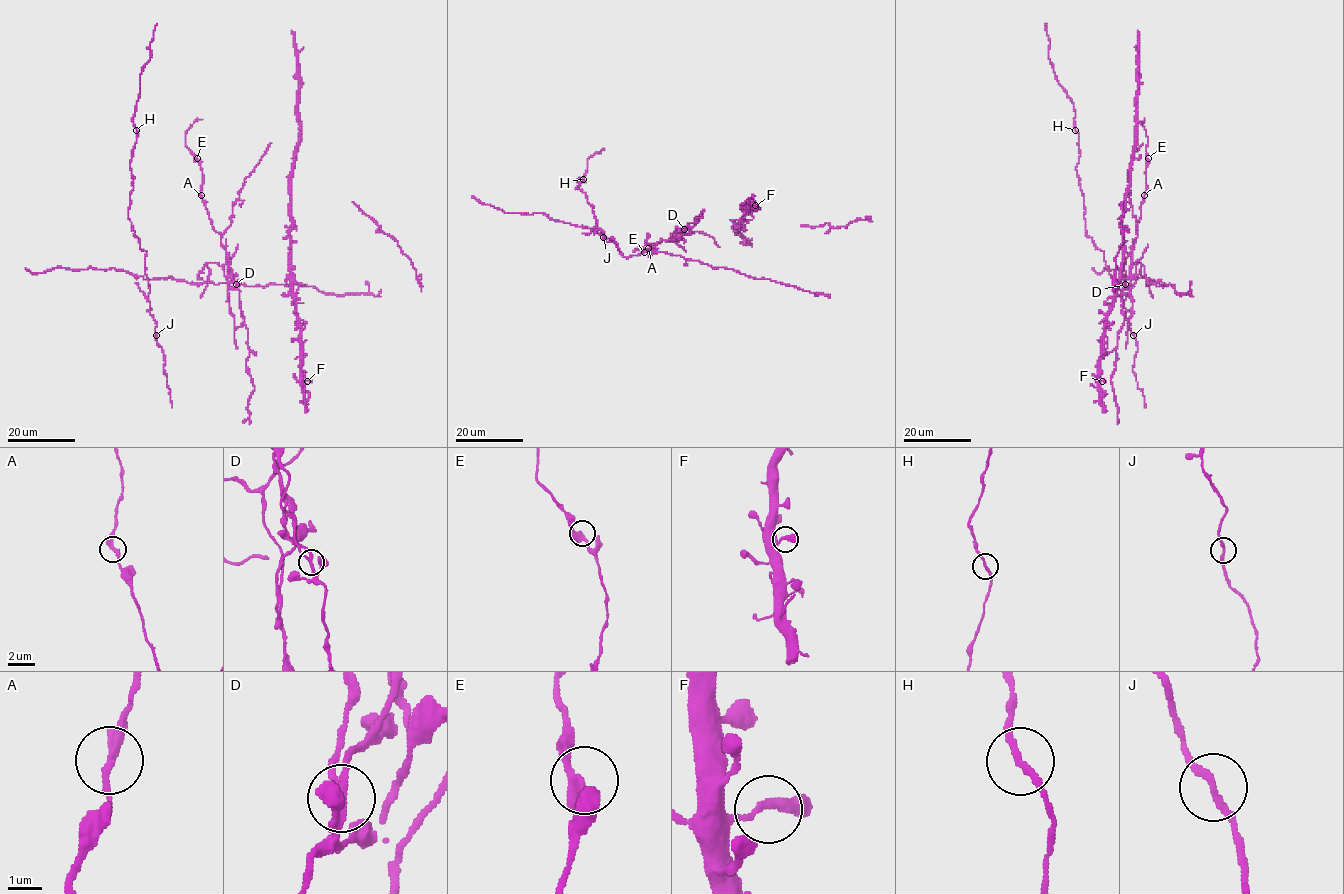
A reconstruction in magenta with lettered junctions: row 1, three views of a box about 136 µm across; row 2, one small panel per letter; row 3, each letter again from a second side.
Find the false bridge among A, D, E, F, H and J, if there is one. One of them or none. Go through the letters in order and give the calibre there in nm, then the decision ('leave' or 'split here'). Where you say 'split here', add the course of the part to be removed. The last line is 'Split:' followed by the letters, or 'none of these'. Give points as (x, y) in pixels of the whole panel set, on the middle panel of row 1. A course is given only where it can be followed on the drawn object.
A: 280 nm | leave
D: 260 nm | split here | (684, 228), (654, 251), (625, 257), (588, 228), (543, 213), (505, 213), (471, 196)
E: 340 nm | leave
F: 240 nm | leave
H: 190 nm | leave
J: 220 nm | leave
Split: D

